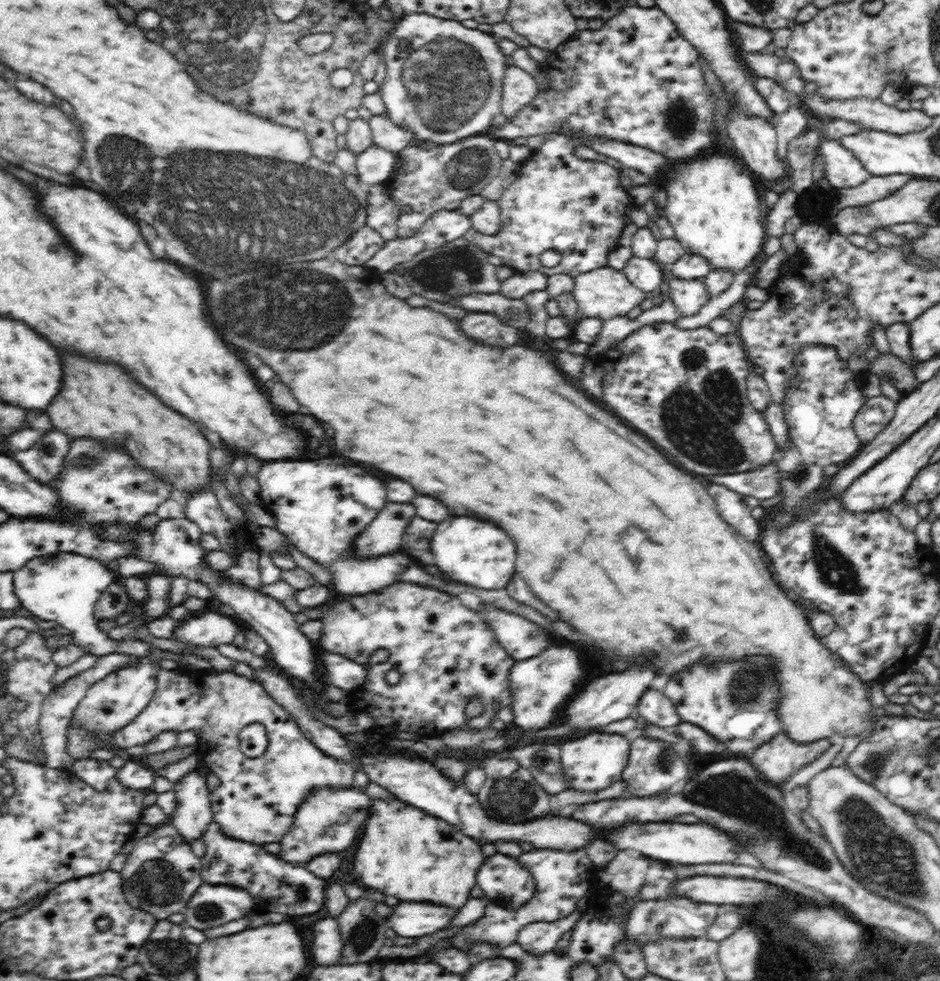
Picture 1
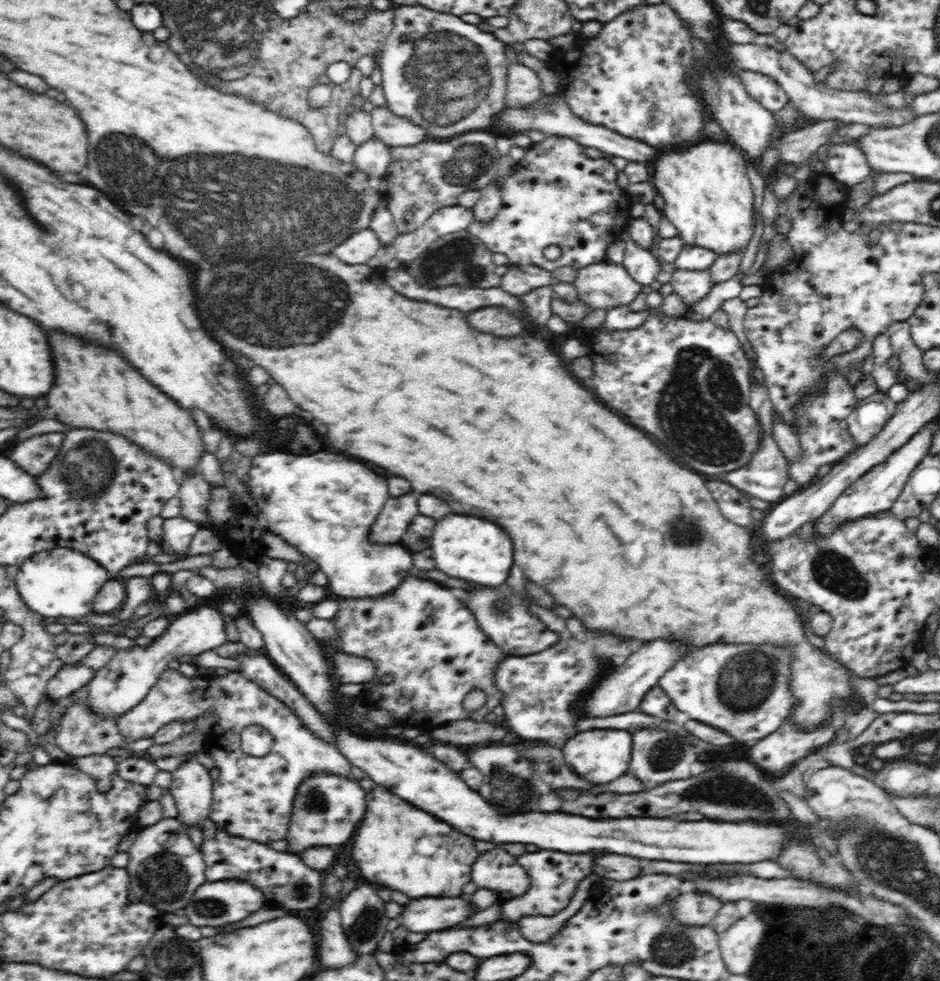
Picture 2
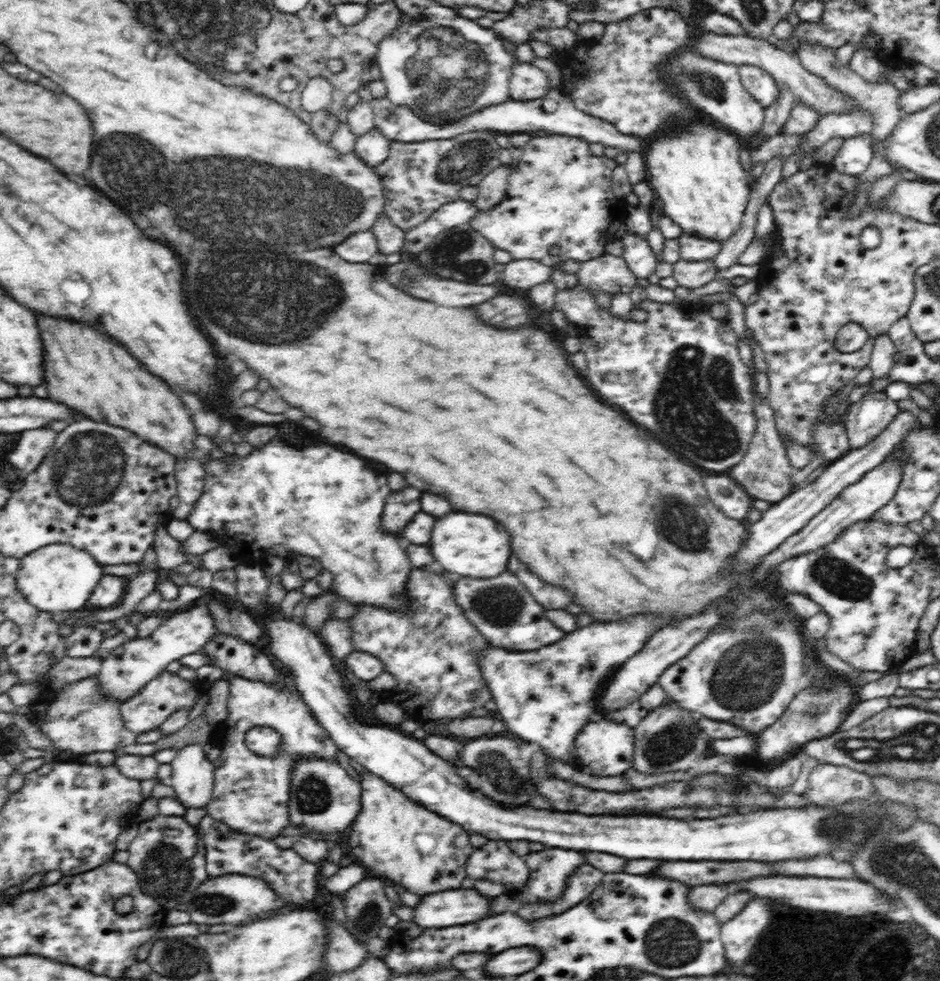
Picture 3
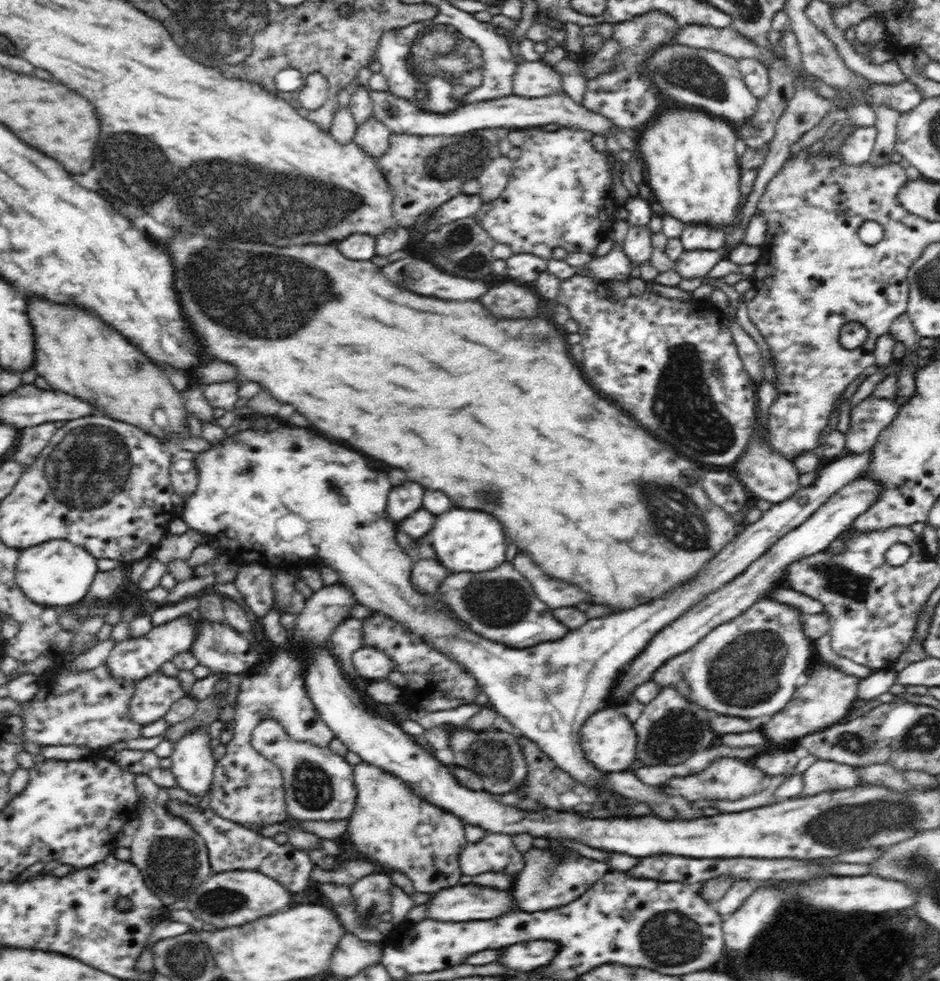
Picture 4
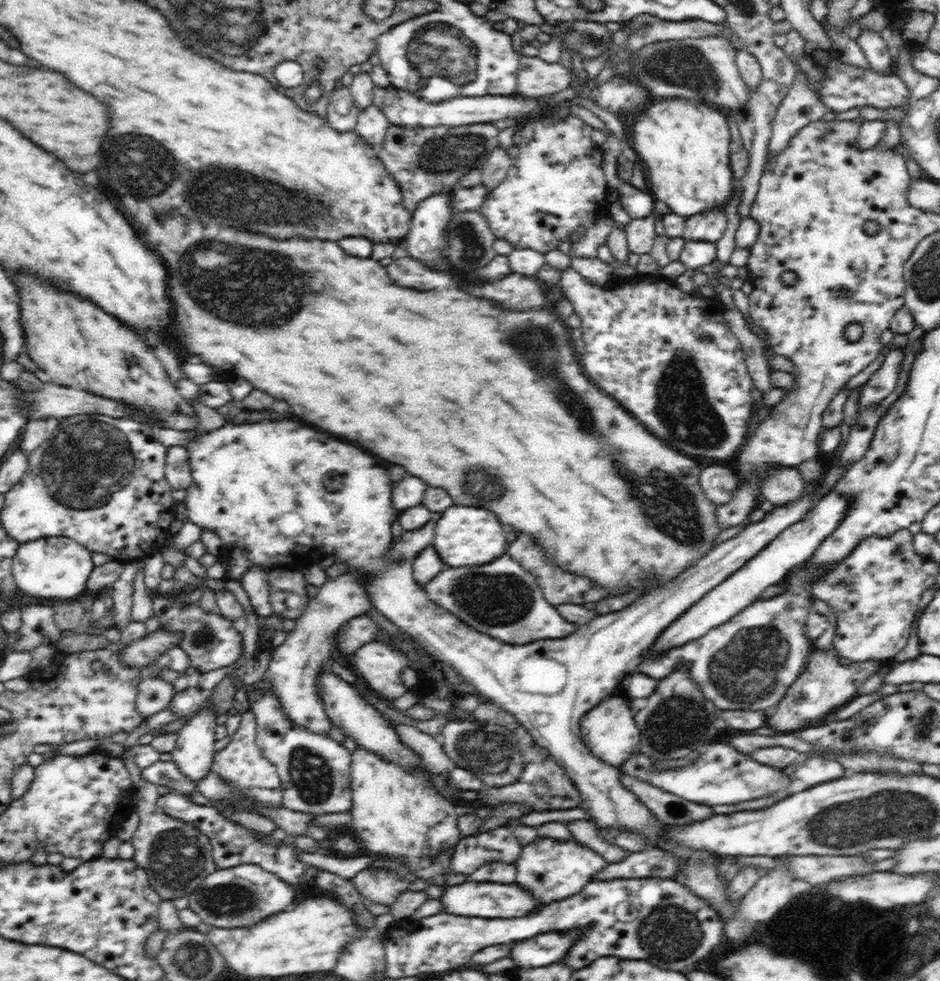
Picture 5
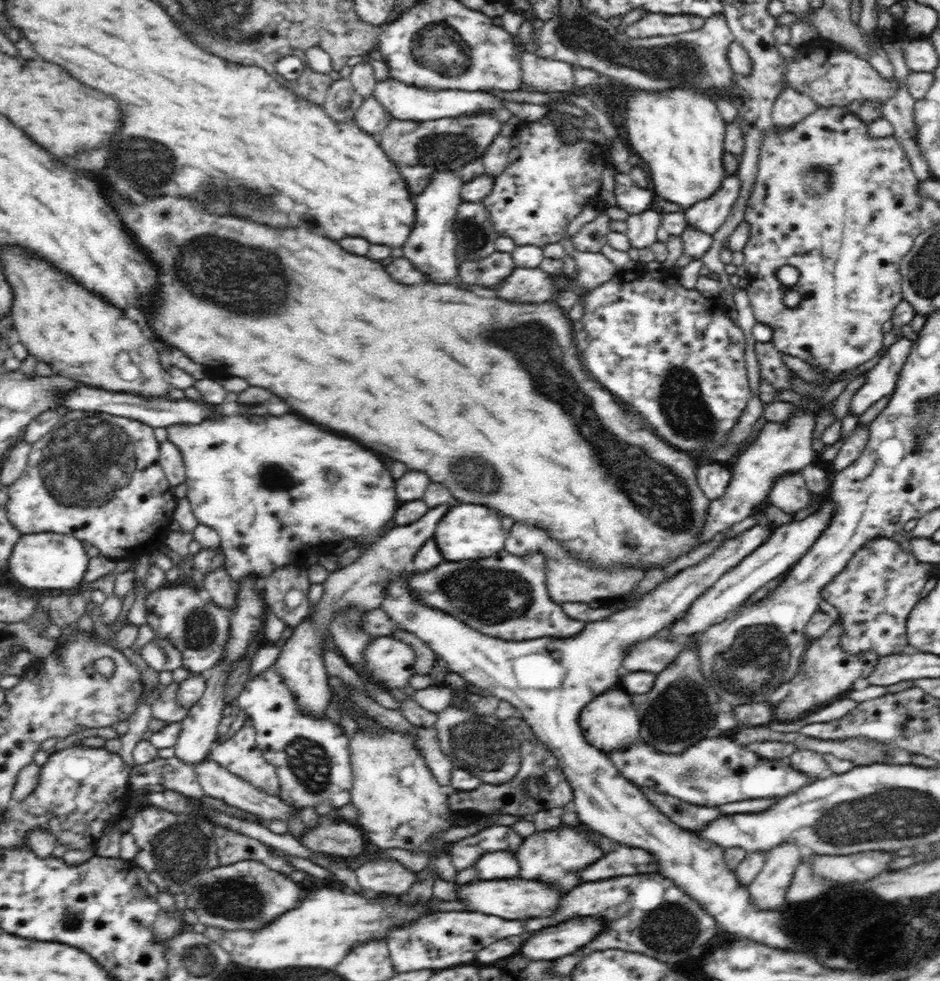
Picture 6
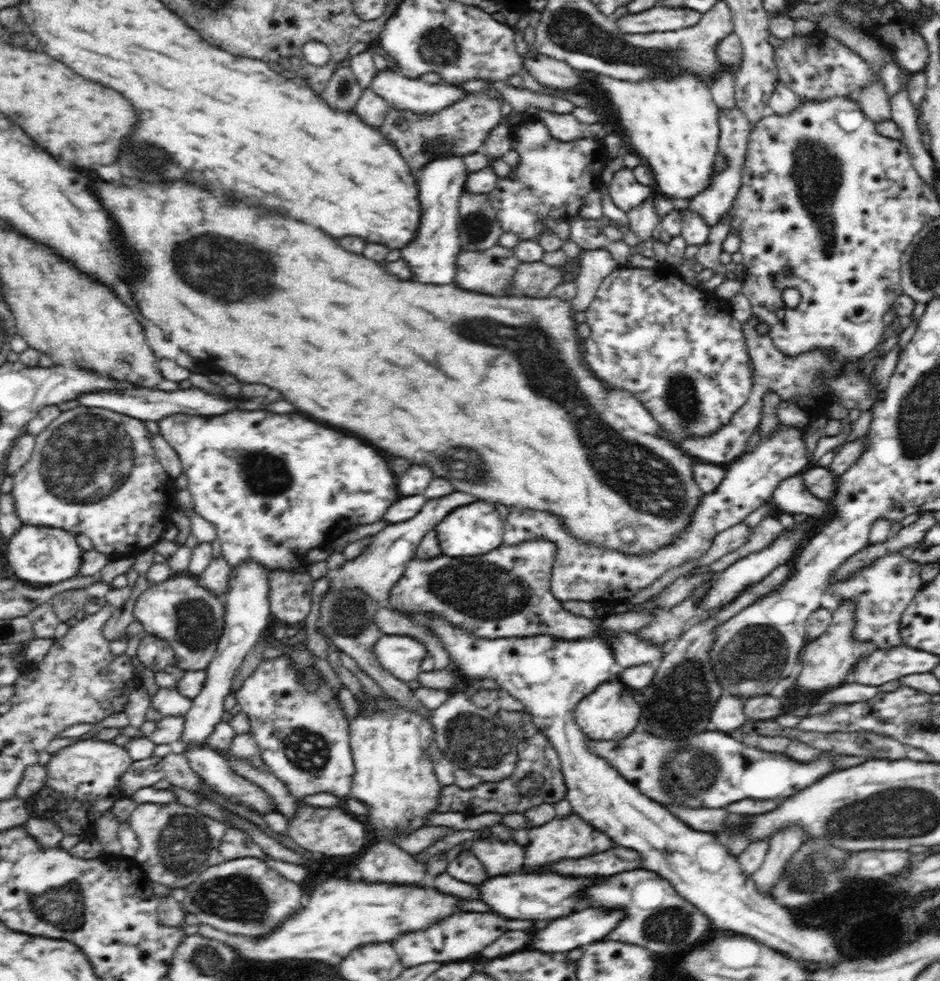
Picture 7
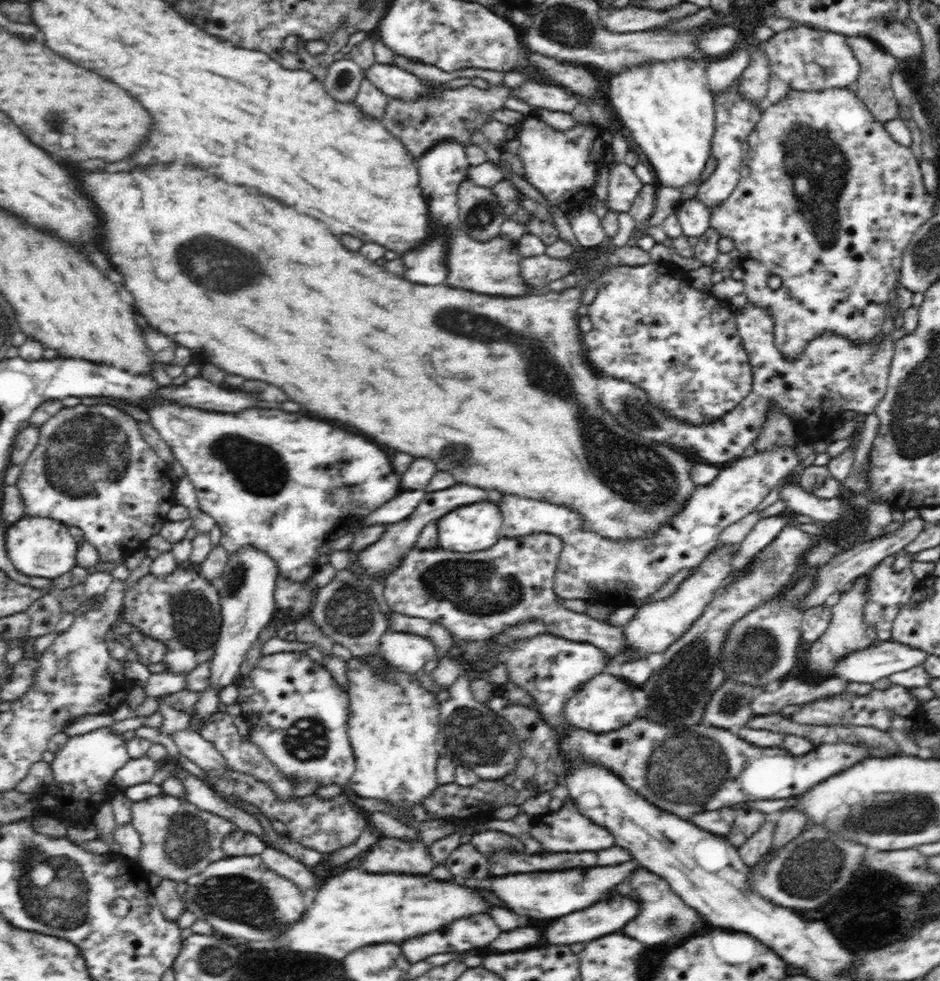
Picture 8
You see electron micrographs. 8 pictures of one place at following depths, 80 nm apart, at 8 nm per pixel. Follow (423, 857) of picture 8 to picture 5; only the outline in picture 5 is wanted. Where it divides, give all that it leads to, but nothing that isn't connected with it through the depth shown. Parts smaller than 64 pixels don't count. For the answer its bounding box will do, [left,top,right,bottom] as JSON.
[352,870,411,904]

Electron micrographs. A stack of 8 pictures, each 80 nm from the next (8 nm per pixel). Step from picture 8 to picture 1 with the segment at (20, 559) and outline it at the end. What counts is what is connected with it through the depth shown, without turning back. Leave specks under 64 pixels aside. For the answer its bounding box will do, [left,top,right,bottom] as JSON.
[13,554,151,657]

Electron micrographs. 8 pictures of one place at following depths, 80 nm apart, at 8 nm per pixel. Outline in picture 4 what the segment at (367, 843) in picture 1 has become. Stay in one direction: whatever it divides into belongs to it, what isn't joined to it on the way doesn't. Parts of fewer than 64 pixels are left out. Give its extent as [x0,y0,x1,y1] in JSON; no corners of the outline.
[347,761,467,893]

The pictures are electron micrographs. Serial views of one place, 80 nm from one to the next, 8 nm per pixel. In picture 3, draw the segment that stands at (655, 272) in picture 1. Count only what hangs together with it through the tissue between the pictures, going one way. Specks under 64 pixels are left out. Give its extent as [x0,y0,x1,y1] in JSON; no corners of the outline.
[623,234,657,279]

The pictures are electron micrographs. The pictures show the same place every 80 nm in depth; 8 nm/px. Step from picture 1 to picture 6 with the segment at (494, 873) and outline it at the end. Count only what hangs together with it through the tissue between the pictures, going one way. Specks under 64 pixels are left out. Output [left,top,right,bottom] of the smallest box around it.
[448,825,523,870]

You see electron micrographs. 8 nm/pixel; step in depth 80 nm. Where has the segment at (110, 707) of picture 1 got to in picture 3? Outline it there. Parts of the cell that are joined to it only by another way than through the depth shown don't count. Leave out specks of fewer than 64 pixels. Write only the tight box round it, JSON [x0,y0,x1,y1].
[97,606,218,703]

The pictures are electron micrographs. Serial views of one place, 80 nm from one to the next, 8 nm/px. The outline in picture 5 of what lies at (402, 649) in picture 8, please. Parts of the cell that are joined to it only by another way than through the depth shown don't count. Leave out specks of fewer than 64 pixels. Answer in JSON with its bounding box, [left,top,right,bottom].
[352,639,409,701]

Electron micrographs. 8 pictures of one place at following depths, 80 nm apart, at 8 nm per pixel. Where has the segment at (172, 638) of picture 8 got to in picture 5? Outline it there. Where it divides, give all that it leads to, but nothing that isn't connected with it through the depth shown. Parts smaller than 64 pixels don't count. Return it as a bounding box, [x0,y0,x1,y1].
[152,593,243,673]

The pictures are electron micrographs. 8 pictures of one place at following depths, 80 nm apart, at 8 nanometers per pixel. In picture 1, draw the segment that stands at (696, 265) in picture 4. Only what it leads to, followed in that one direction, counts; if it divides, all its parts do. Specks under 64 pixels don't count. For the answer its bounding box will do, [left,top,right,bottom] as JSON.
[669,278,709,318]

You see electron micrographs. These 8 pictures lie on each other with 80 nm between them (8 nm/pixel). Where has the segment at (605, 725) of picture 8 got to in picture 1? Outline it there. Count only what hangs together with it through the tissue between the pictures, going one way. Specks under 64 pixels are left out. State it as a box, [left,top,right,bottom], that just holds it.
[560,734,631,792]

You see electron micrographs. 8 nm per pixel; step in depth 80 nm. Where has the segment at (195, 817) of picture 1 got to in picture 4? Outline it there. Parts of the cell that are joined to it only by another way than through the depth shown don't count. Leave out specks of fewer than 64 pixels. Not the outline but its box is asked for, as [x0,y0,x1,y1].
[171,727,216,796]

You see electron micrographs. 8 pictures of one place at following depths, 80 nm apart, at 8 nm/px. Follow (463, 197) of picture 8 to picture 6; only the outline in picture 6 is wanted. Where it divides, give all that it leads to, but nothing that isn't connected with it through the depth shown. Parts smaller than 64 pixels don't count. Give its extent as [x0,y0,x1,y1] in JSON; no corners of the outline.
[453,201,499,262]

